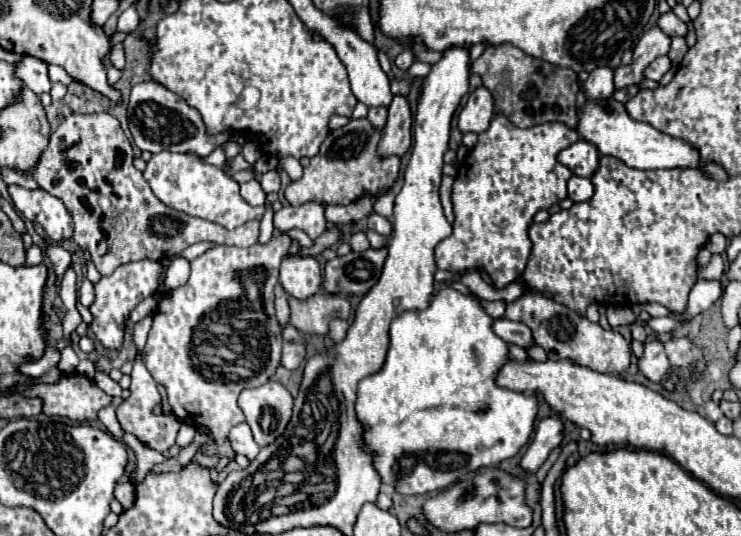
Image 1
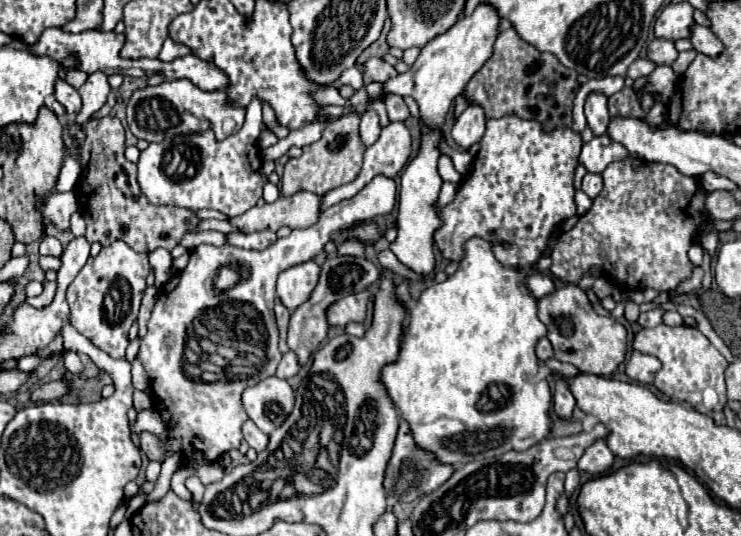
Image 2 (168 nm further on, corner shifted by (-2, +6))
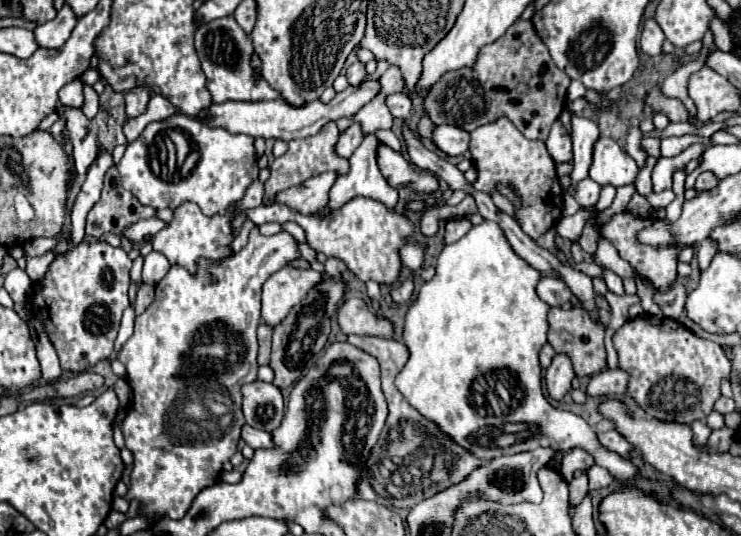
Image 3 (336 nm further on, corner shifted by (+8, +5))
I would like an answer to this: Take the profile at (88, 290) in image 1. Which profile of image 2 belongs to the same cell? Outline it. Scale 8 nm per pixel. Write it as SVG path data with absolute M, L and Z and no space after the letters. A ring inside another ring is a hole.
M65 192L65 194L49 194L43 198L37 208L43 212L45 220L55 224L61 230L69 228L69 218L75 210L79 210L79 200L75 192Z

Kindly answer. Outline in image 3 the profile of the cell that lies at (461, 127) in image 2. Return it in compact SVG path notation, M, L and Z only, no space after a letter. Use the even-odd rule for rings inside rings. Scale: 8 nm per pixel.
M439 125L431 139L447 155L463 155L469 149L469 133L457 125Z

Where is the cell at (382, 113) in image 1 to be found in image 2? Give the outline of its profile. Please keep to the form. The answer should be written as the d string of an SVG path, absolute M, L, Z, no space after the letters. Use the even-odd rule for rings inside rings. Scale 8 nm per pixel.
M363 114L361 116L361 126L359 126L359 136L365 146L371 146L379 138L379 116L377 114Z

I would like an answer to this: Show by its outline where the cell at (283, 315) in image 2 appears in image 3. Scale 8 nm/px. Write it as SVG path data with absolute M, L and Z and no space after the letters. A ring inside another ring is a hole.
M261 323L257 329L257 339L259 339L259 365L267 365L269 363L269 355L271 355L271 333L273 327L267 323Z

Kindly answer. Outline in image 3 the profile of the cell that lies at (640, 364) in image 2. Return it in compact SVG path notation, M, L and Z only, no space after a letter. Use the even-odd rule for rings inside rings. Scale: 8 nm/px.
M621 367L617 369L605 369L597 375L591 377L589 385L587 385L587 393L589 395L623 395L627 391L627 383L629 383L629 373Z

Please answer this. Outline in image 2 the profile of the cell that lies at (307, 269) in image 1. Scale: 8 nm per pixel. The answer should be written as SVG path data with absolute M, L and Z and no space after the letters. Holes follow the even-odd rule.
M313 260L281 272L277 280L277 296L281 304L289 310L295 310L299 304L309 300L313 288L317 286L317 280L319 266Z

